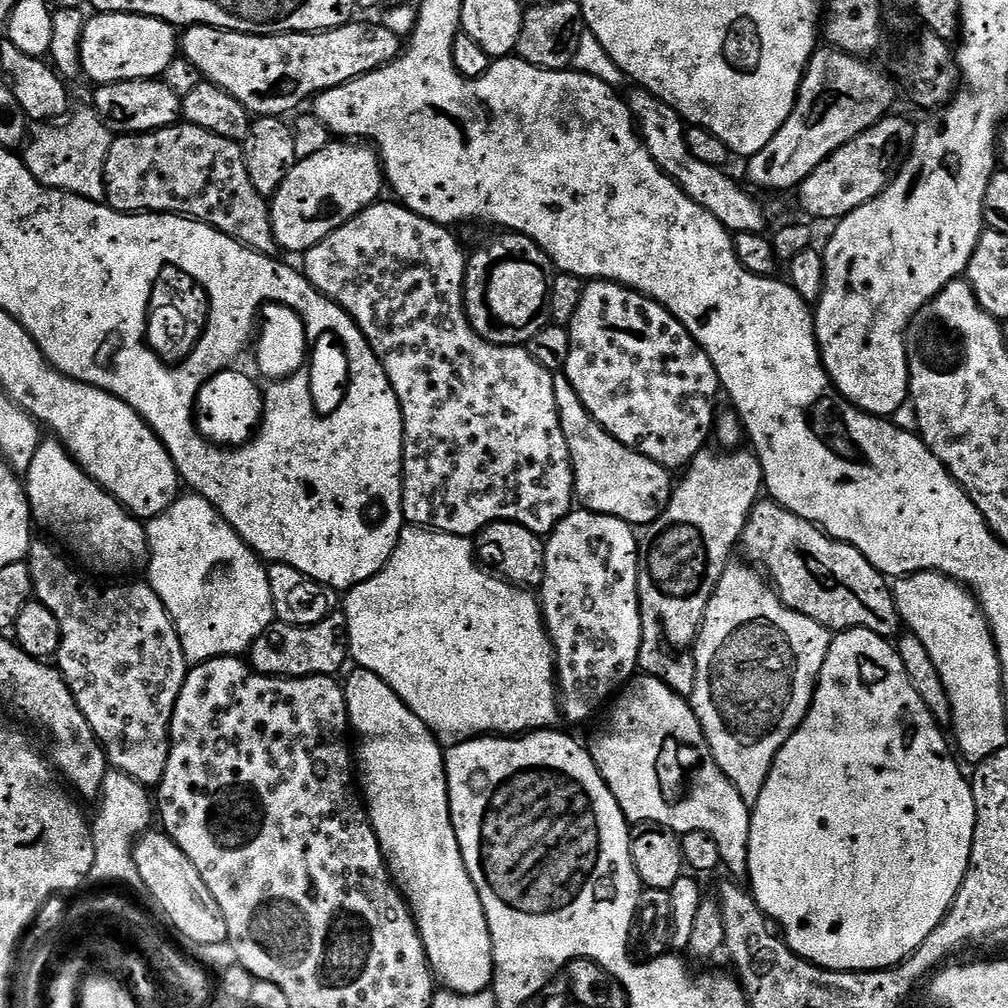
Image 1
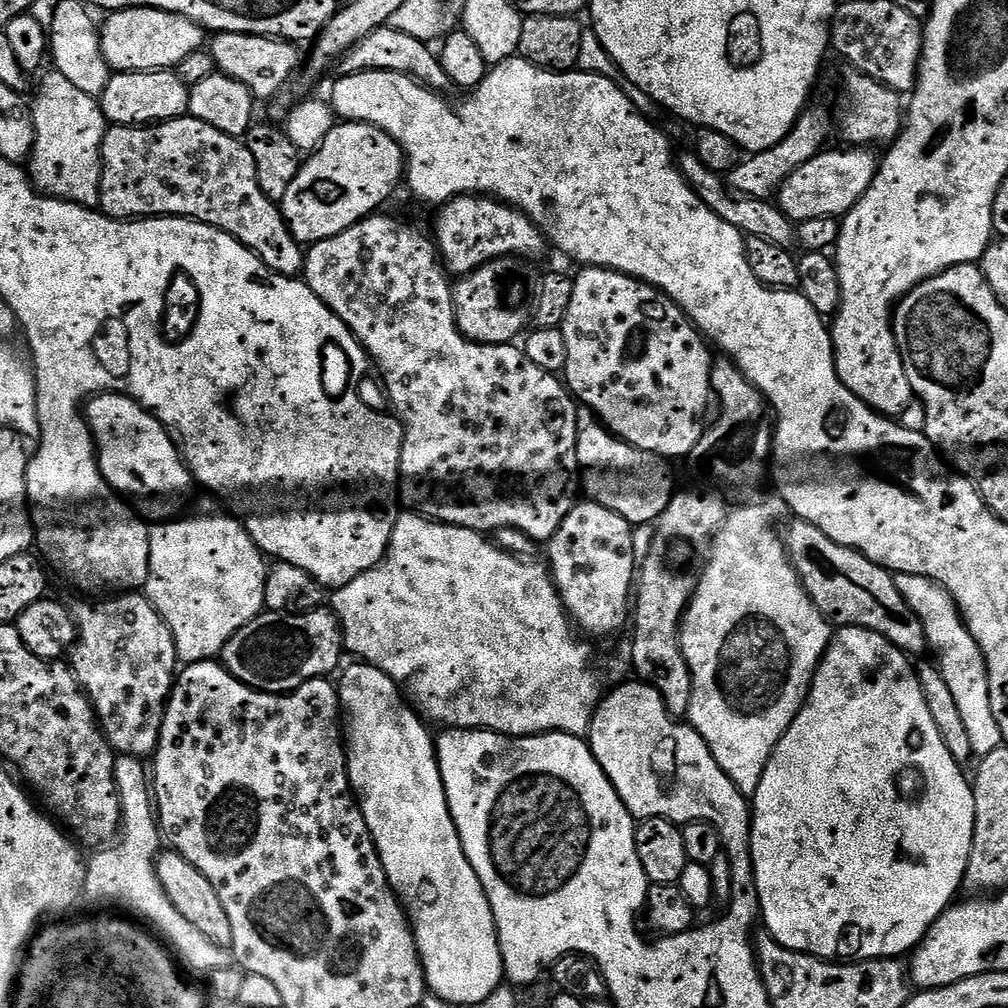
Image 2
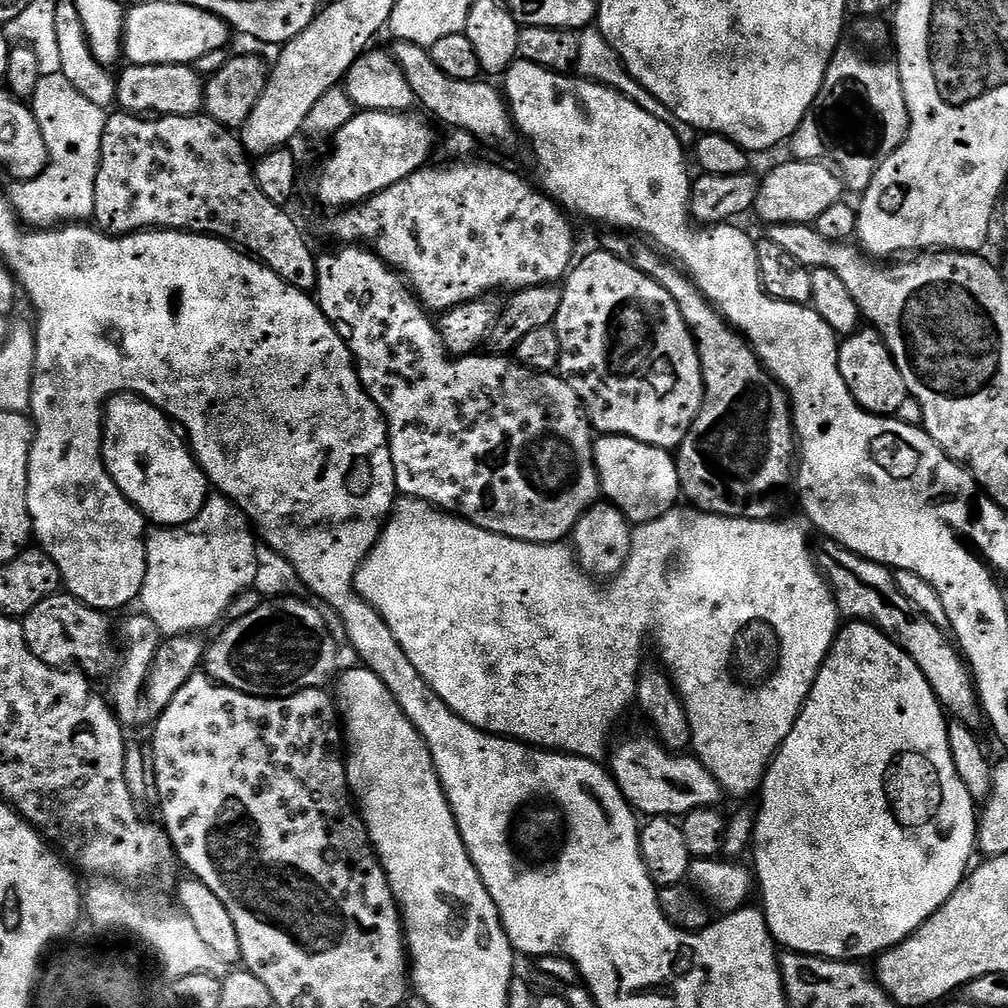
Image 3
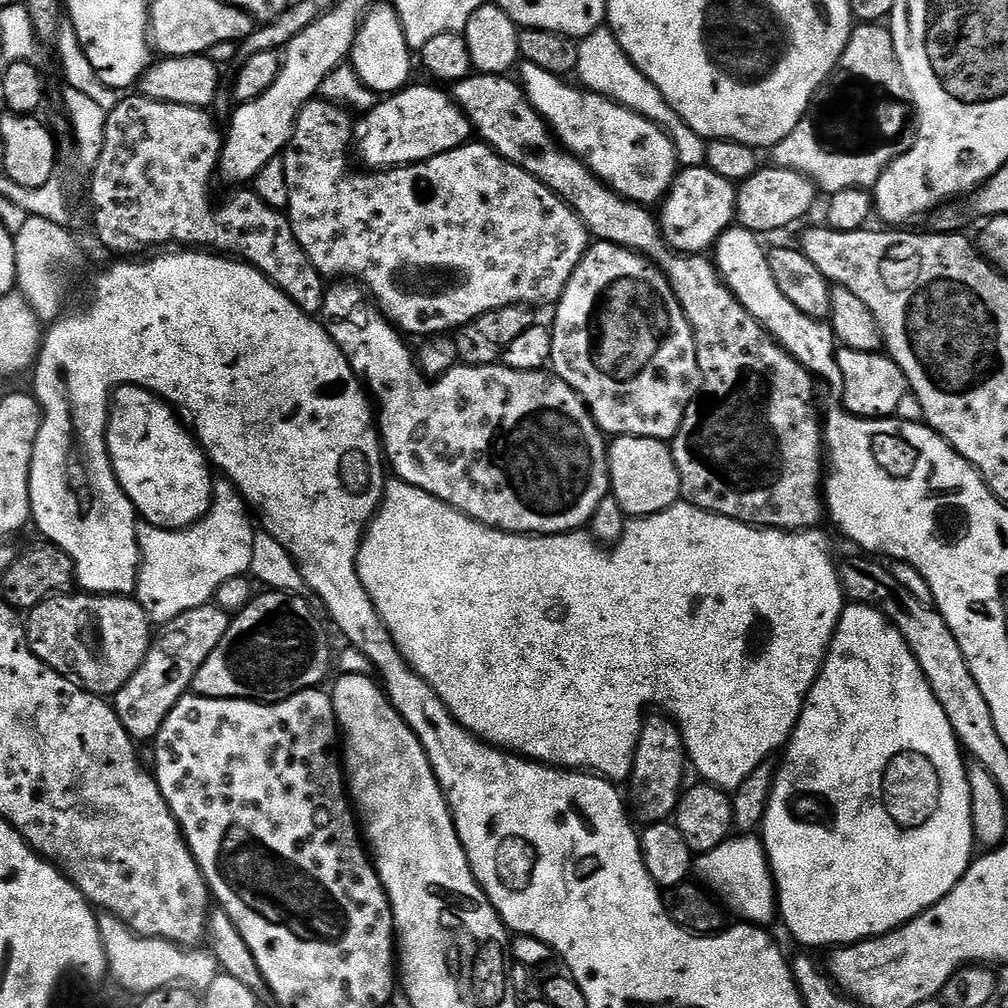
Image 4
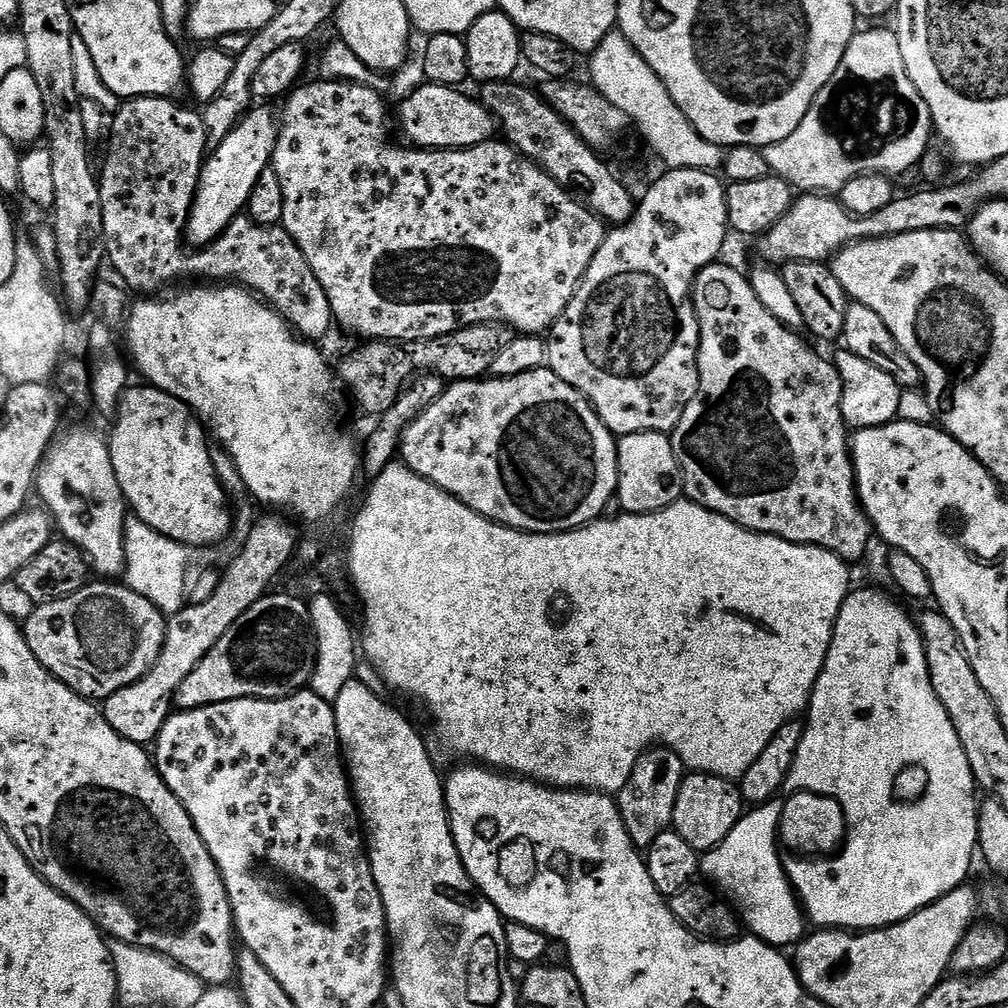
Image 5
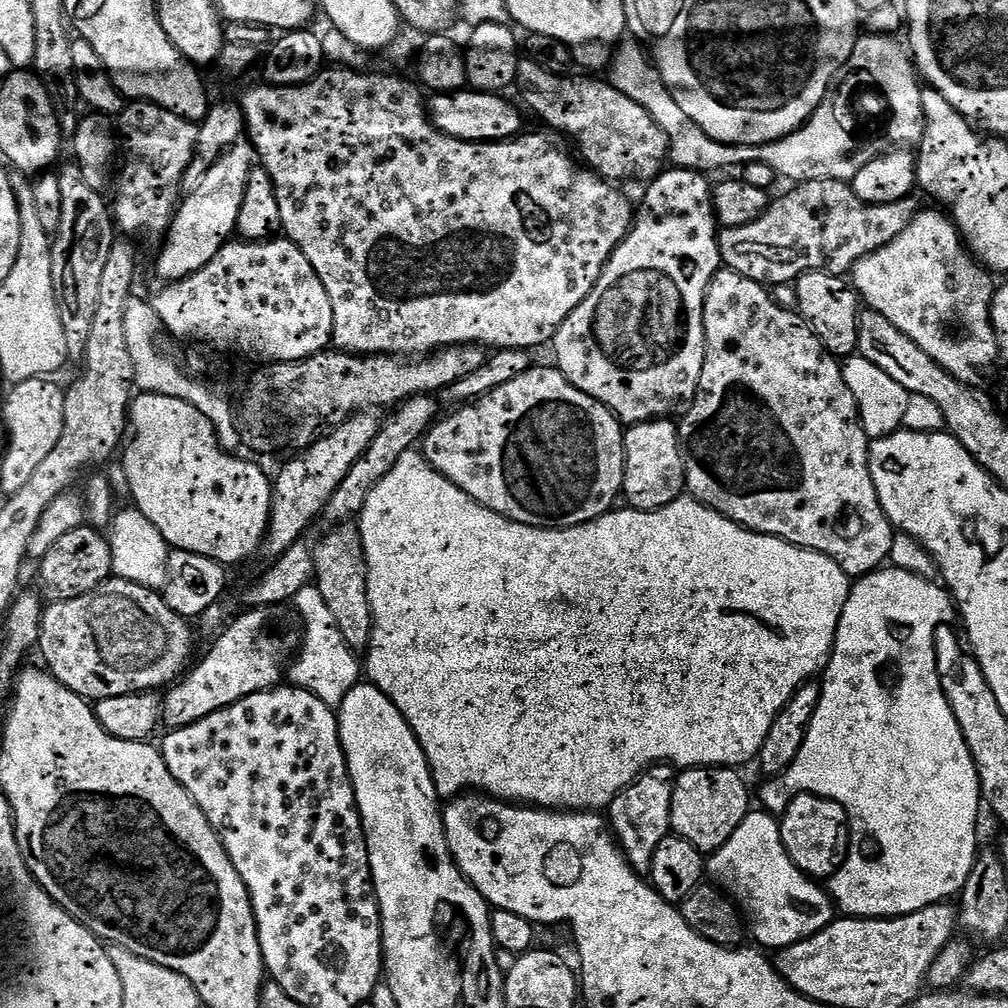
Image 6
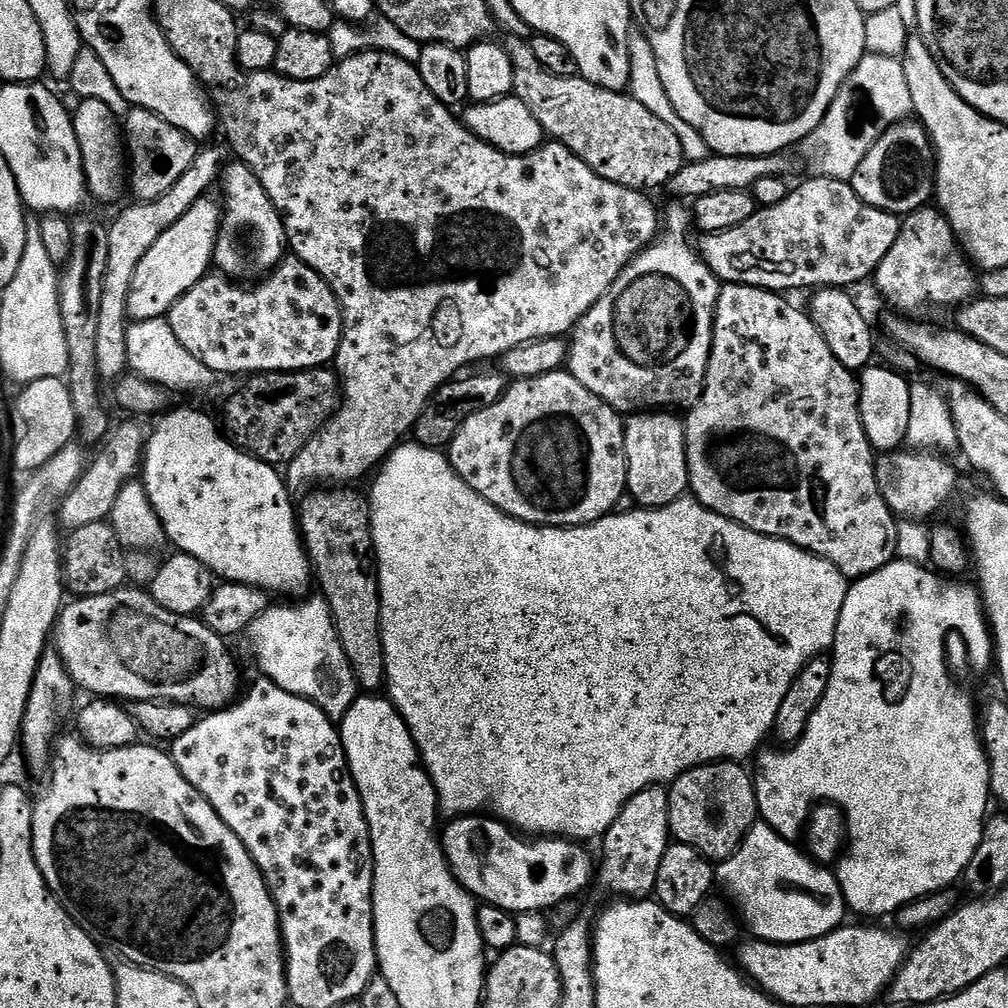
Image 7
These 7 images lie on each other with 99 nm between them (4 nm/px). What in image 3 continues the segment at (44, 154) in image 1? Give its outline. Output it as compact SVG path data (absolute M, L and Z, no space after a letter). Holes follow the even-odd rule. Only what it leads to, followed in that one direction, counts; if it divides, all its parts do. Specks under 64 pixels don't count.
M62 72L46 74L40 77L38 86L34 86L34 94L30 101L34 118L38 118L38 126L42 129L42 138L46 138L48 151L48 165L38 178L33 180L17 180L7 185L8 199L12 202L12 209L25 225L36 230L43 230L53 226L63 226L69 222L88 222L94 217L94 186L98 178L100 165L100 151L102 150L102 134L108 121L105 109L90 102L85 95L70 84Z

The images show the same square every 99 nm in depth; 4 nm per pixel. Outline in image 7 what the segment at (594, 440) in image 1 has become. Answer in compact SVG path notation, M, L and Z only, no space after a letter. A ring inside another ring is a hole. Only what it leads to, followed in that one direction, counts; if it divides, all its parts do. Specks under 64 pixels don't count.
M648 410L624 420L624 449L628 463L627 491L641 509L665 508L689 491L685 421L668 410Z

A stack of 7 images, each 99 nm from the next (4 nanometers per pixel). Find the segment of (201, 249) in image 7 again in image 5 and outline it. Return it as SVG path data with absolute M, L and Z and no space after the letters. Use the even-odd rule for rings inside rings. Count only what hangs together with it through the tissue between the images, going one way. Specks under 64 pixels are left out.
M256 106L249 110L238 126L234 126L234 130L230 130L224 141L211 149L205 159L200 172L200 184L188 215L186 240L189 245L213 244L230 226L232 219L247 209L250 190L254 190L258 174L270 167L276 145L278 116L268 108L271 107Z

